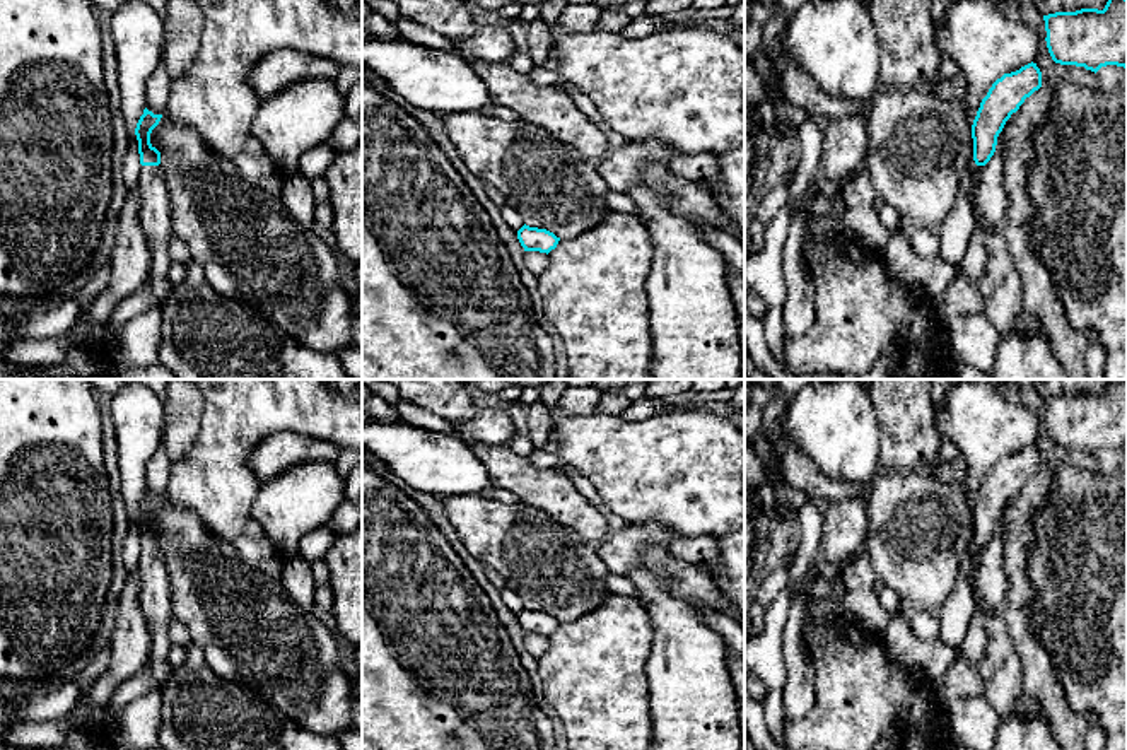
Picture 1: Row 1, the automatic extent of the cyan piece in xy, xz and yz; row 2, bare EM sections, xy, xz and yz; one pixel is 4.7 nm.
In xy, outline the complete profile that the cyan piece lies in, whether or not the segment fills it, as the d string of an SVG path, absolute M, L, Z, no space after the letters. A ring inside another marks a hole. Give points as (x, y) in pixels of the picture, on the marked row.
M145 108L135 128L142 164L138 186L142 195L140 222L150 253L150 267L143 284L166 278L171 265L167 248L172 239L172 224L167 185L159 167L161 152L150 144L150 133L161 118L162 114L154 114Z

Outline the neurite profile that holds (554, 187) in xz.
M488 111L444 114L442 125L466 169L482 183L495 186L504 195L505 205L523 215L526 226L546 229L564 239L594 227L610 212L604 205L610 188L598 166L541 126L521 118L499 120Z

